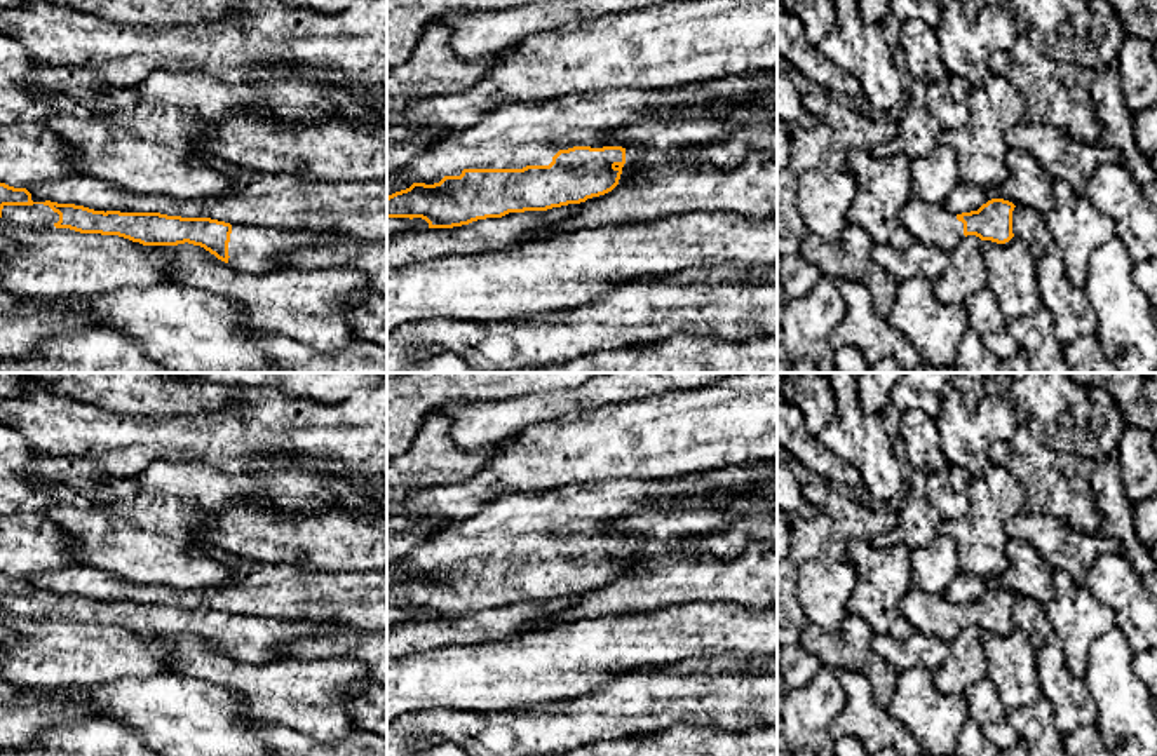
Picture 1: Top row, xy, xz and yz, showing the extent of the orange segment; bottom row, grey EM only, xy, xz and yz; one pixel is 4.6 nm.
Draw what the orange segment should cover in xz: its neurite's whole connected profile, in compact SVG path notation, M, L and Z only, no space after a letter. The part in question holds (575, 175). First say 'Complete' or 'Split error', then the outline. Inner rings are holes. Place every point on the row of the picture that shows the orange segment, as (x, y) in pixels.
Split error. M777 70L770 73L748 73L742 77L711 78L704 84L681 85L673 89L606 89L601 92L575 92L561 99L549 99L542 105L507 103L486 111L469 129L455 131L418 153L401 172L411 185L406 190L387 197L387 218L422 218L429 228L453 228L477 219L502 218L509 213L547 211L568 204L580 204L587 199L612 192L622 174L643 162L639 146L615 146L615 132L655 120L646 110L676 106L702 108L718 99L728 99L744 108L716 122L725 122L732 131L711 145L690 146L685 159L695 165L735 167L751 153L763 160L777 159L777 110L758 108L754 96L777 87Z

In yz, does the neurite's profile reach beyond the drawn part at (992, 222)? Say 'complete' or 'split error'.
split error

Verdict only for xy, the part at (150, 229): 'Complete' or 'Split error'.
Split error

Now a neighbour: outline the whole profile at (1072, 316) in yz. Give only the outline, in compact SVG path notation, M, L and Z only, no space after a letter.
M1051 242L1035 263L1035 284L1042 307L1052 317L1054 336L1065 347L1082 336L1096 336L1096 314L1084 287L1075 287L1063 270L1063 253Z

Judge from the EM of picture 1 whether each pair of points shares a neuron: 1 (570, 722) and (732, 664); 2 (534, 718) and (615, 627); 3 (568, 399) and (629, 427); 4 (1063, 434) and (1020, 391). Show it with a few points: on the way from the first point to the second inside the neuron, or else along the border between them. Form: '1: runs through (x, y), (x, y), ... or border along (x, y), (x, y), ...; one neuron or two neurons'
1: border along (746, 669), (664, 673); two neurons
2: border along (588, 692), (577, 697), (539, 701), (511, 709); two neurons
3: border along (633, 399), (553, 420); two neurons
4: runs through (1053, 424), (1030, 401); one neuron

